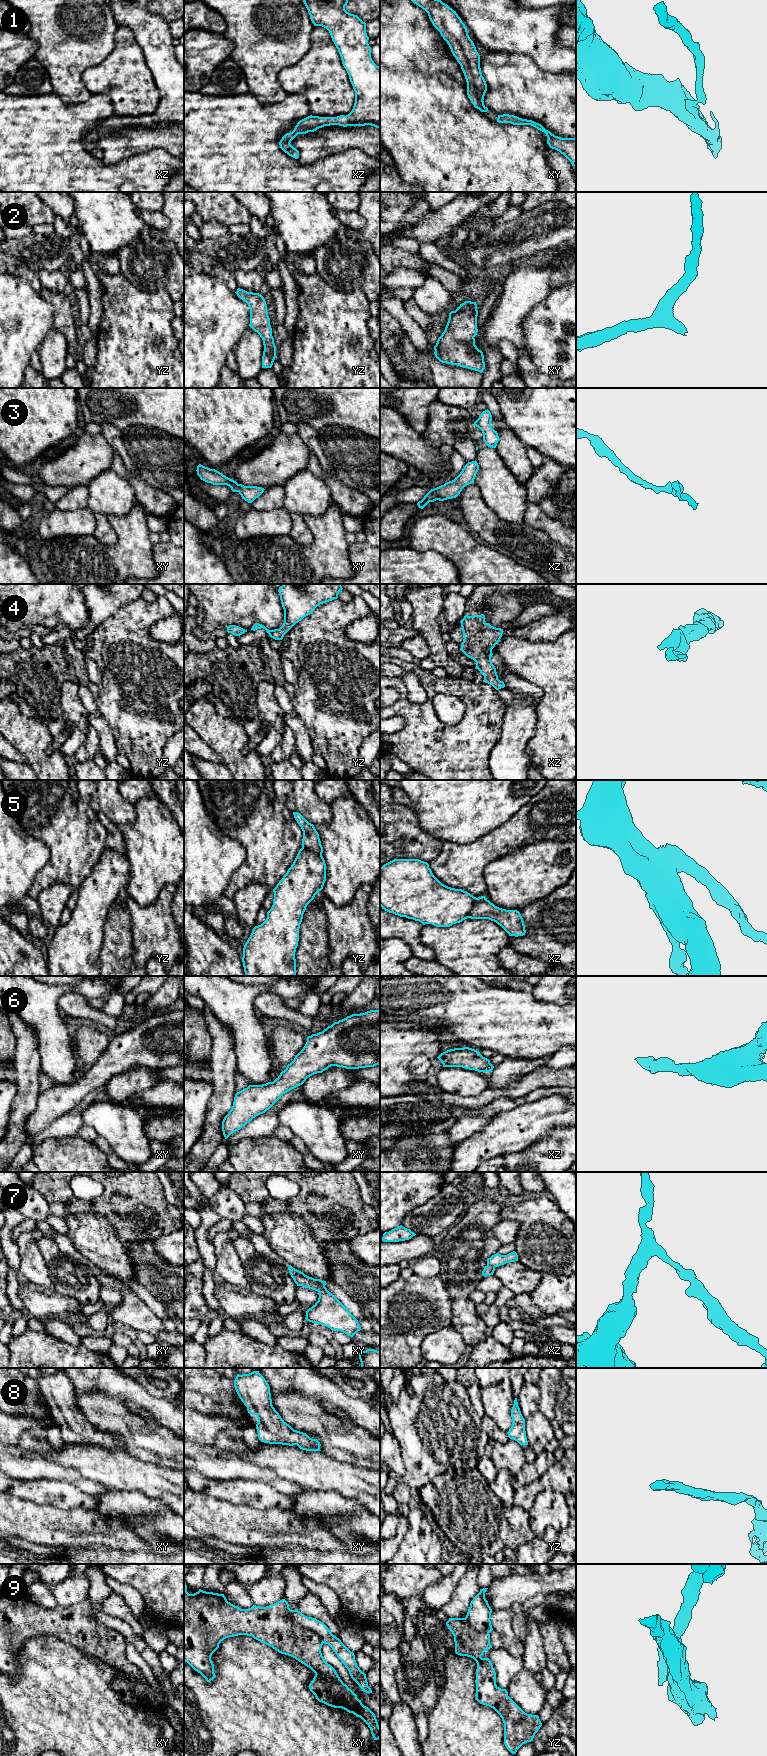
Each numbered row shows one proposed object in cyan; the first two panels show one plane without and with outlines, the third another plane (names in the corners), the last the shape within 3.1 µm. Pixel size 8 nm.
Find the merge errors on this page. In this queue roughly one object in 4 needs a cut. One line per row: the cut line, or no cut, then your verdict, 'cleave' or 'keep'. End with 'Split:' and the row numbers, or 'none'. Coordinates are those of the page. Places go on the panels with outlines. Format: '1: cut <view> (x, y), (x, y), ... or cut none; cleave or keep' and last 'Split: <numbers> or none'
1: cut none; keep
2: cut none; keep
3: cut none; keep
4: cut none; keep
5: cut yz (302, 846), (321, 855); cleave
6: cut none; keep
7: cut xy (293, 1268), (300, 1274), (317, 1280), (324, 1287); cleave
8: cut none; keep
9: cut xy (288, 1608), (288, 1617), (293, 1622), (313, 1631), (322, 1643); cleave
Split: 5, 7, 9

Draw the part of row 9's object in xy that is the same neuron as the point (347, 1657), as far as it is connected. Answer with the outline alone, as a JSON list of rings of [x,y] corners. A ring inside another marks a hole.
[[[289,1608],[288,1617],[293,1623],[317,1634],[322,1643],[328,1644],[332,1648],[348,1669],[351,1678],[359,1685],[362,1691],[372,1693],[371,1688],[368,1686],[366,1674],[357,1666],[354,1653],[339,1638],[334,1636],[323,1622],[316,1618],[305,1616],[298,1609],[292,1610]]]

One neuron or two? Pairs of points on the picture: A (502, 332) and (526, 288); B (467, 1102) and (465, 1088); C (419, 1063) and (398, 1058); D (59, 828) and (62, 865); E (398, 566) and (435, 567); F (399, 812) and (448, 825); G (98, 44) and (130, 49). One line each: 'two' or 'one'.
A: one
B: two
C: two
D: one
E: one
F: two
G: two

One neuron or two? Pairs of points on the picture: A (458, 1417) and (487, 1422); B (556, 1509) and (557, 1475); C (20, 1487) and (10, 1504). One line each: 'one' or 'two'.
A: two
B: two
C: two

